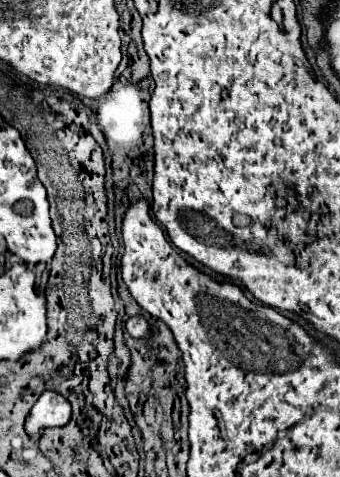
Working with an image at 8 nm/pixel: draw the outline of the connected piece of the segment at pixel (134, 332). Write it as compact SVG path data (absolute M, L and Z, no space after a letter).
M130 317L126 321L126 329L136 339L150 339L150 325L142 317Z

